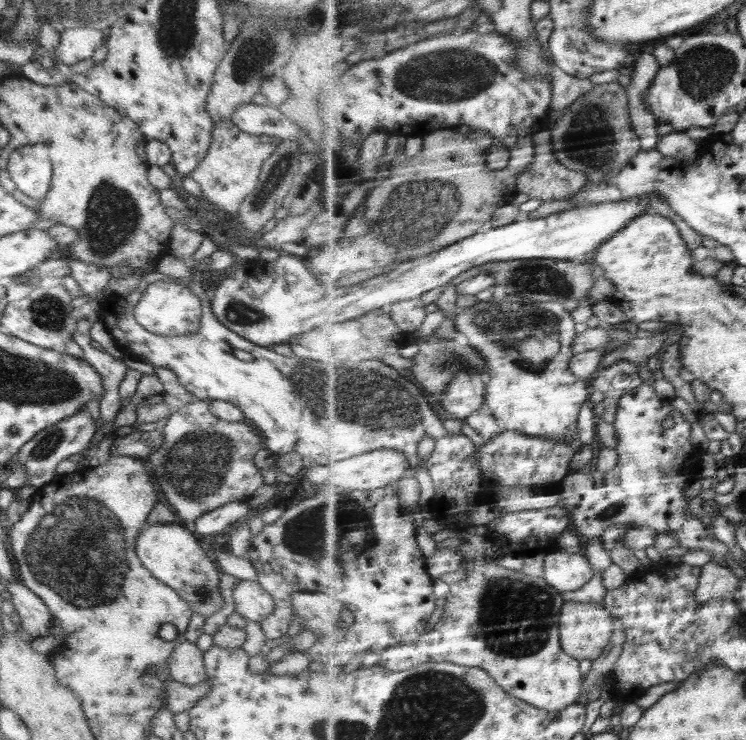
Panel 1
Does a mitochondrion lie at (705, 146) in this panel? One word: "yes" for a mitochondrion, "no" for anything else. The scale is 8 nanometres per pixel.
no

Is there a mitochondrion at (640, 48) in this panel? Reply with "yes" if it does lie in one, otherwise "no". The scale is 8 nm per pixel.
no

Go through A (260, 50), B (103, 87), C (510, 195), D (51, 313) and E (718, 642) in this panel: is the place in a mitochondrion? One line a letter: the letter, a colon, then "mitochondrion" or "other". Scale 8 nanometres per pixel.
A: mitochondrion
B: other
C: other
D: mitochondrion
E: other

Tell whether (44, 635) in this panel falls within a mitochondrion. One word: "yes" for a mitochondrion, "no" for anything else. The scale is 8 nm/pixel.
no

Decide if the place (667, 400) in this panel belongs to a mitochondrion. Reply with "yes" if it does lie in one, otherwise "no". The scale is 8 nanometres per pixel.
no

